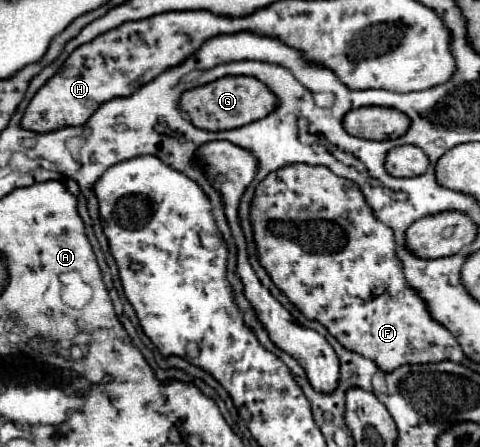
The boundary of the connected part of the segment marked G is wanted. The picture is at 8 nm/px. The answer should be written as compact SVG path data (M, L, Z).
M244 75L222 77L208 85L188 89L180 95L180 101L178 101L180 109L184 109L190 115L192 125L204 131L226 131L226 129L248 125L252 121L266 117L276 107L276 103L278 101L274 93L266 85L262 85L254 77L244 77Z

